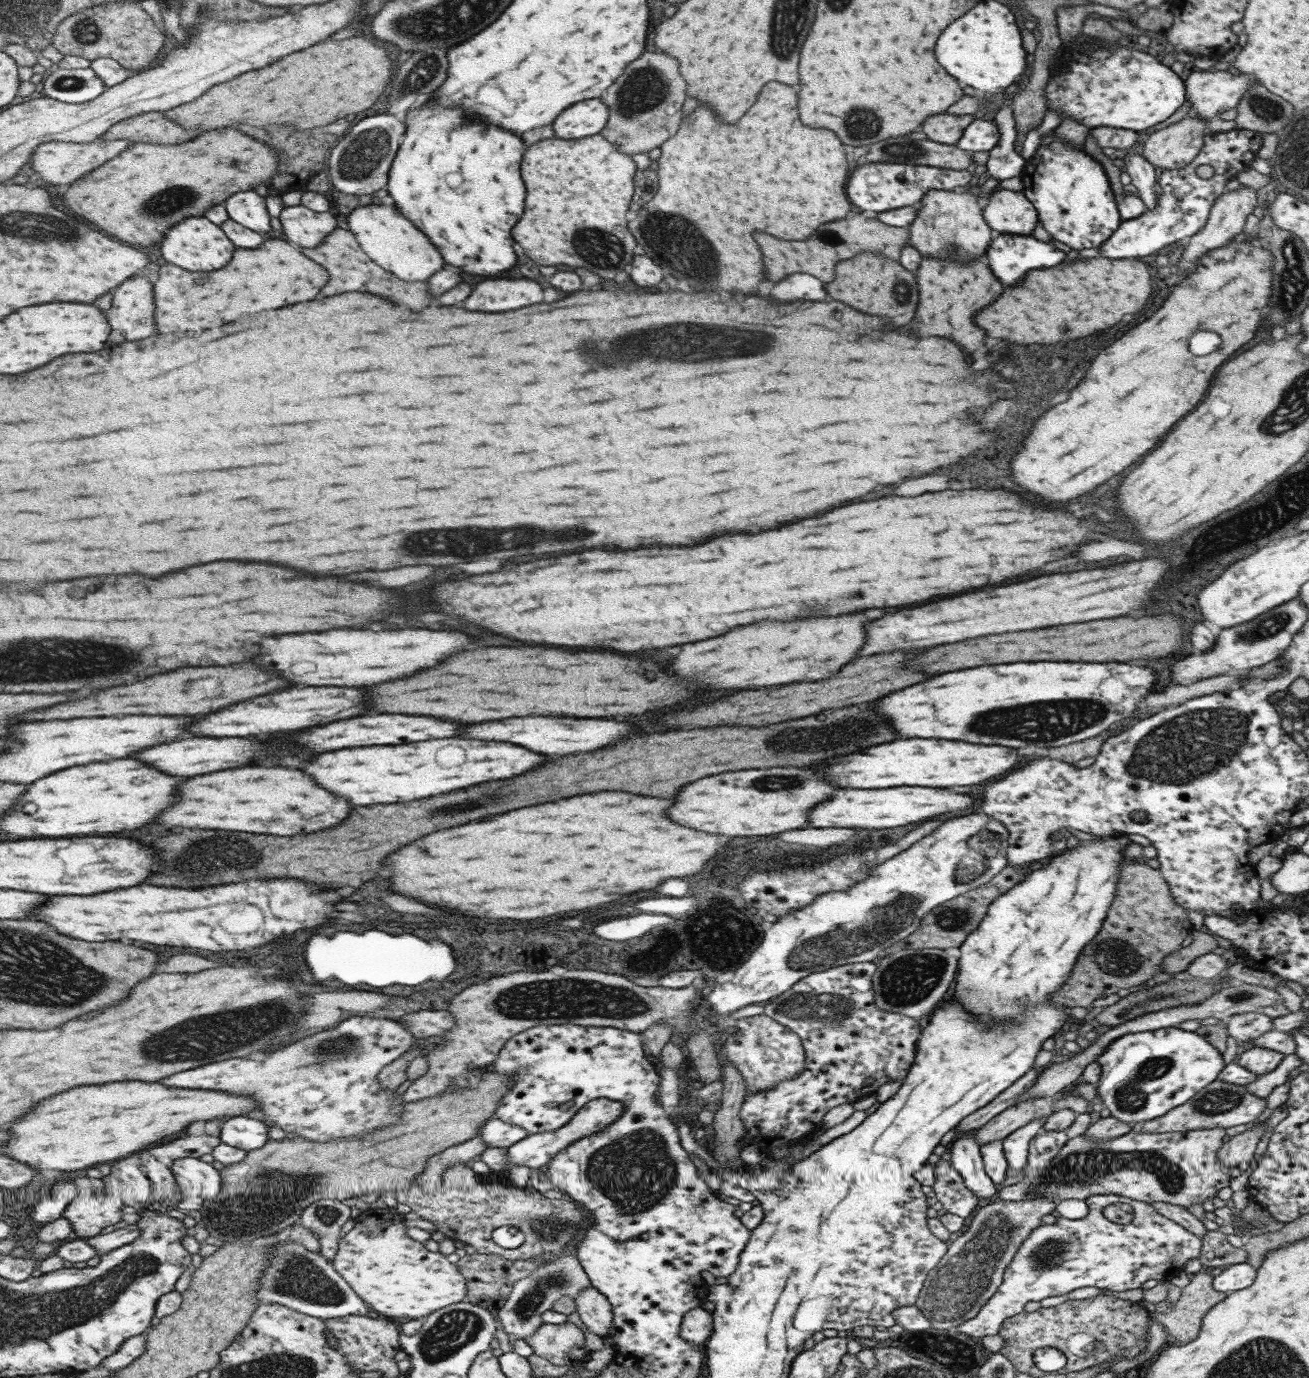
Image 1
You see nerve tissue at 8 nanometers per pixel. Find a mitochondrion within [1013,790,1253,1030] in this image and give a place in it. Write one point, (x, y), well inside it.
(1114, 954)

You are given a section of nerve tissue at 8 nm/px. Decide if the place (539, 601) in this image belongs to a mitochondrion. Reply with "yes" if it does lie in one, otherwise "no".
no

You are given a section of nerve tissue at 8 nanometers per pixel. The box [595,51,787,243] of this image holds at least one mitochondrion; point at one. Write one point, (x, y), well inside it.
(647, 87)

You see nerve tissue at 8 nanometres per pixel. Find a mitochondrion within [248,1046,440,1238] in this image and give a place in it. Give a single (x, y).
(326, 1214)

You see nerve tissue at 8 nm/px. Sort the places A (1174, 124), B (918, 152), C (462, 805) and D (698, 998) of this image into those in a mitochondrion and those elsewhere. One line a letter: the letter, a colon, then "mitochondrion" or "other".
A: other
B: mitochondrion
C: mitochondrion
D: other

